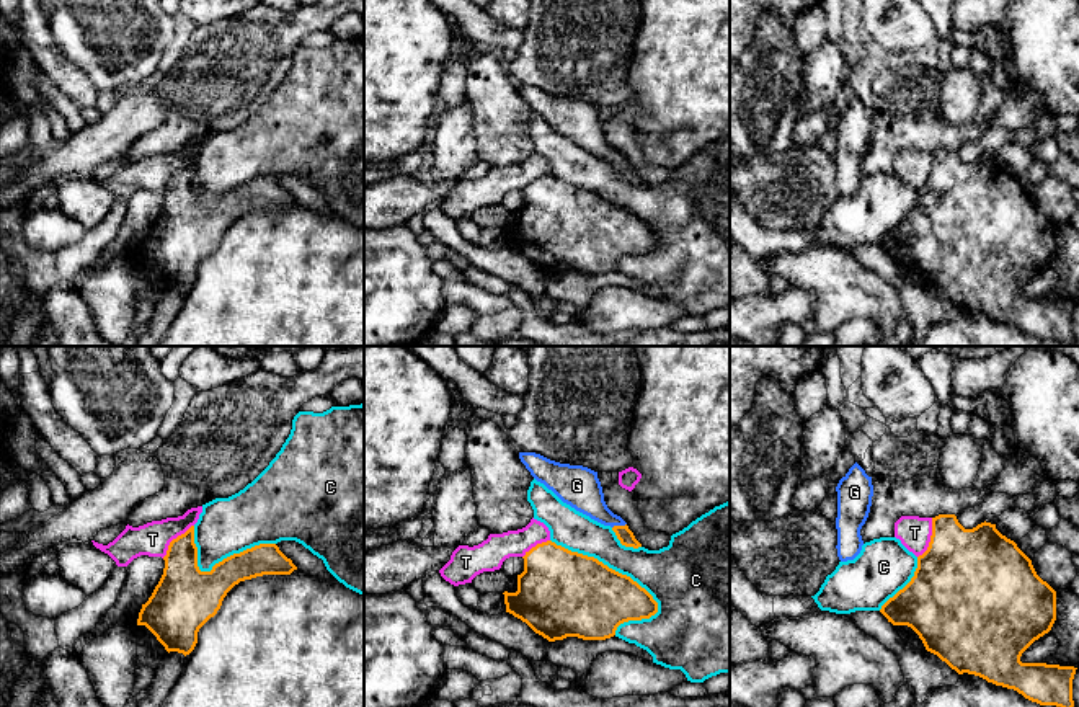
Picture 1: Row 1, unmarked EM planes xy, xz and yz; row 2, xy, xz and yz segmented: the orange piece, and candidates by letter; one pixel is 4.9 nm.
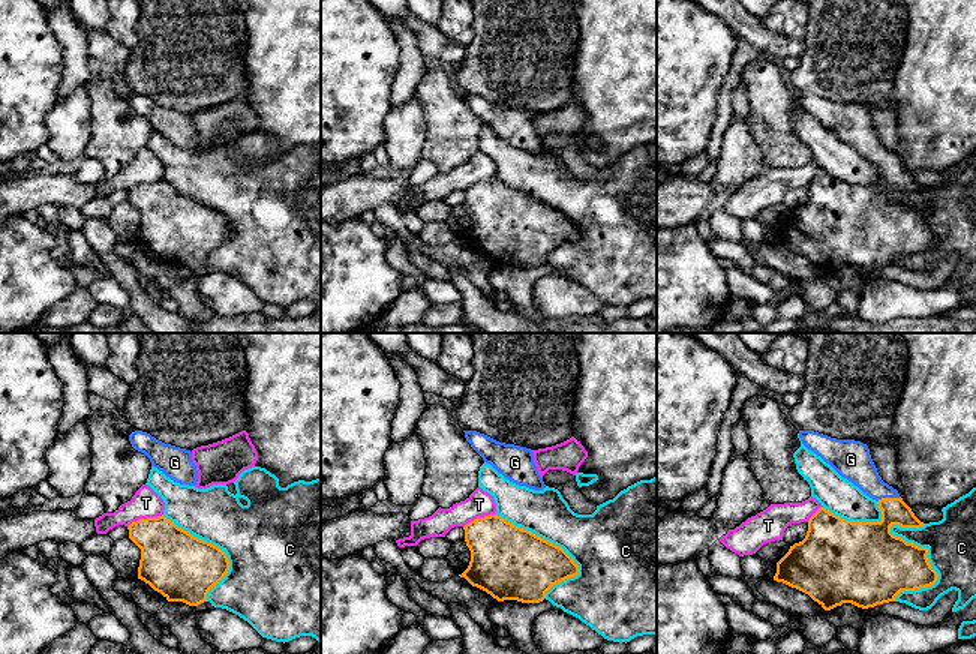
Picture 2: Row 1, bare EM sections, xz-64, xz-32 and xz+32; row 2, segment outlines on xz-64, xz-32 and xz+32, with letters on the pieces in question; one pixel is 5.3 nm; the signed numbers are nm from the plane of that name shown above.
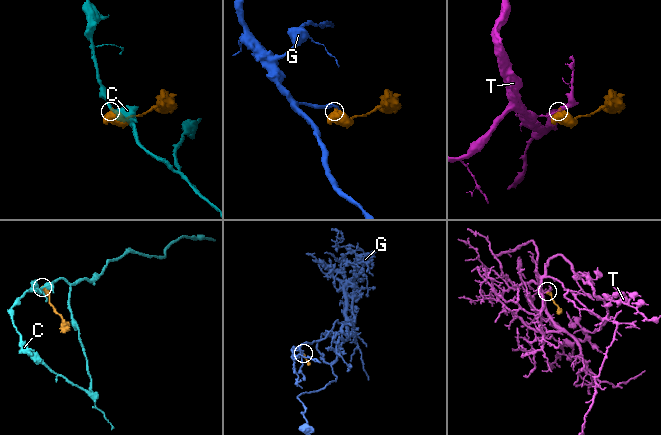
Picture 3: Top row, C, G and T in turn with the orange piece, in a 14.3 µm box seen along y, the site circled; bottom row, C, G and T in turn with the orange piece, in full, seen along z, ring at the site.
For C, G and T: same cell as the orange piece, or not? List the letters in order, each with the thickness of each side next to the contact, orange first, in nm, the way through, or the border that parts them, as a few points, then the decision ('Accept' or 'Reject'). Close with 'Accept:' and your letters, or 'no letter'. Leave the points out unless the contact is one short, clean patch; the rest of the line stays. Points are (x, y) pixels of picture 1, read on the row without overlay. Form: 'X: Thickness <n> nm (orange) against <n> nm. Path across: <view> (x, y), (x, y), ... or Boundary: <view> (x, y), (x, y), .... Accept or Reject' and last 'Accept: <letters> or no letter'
C: Thickness 420 nm (orange) against 220 nm. Reject
G: Thickness 80 nm (orange) against 190 nm. Path across: xz (624, 168), (619, 160), (583, 126). Accept
T: Thickness 460 nm (orange) against 160 nm. Boundary: yz (932, 152), (929, 180), (918, 191). Reject
Accept: G

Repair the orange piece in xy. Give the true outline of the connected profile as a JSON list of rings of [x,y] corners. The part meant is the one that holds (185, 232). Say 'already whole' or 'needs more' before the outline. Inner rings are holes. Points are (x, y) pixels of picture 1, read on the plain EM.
already whole | [[[194,160],[170,176],[163,194],[163,209],[142,238],[137,260],[145,260],[168,287],[184,291],[194,284],[199,263],[217,248],[235,219],[297,204],[276,178],[260,178],[224,193],[211,206],[201,206]]]

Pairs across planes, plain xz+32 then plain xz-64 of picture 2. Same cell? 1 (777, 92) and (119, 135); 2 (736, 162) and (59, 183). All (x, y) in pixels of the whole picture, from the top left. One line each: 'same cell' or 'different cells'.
1: same cell
2: different cells

